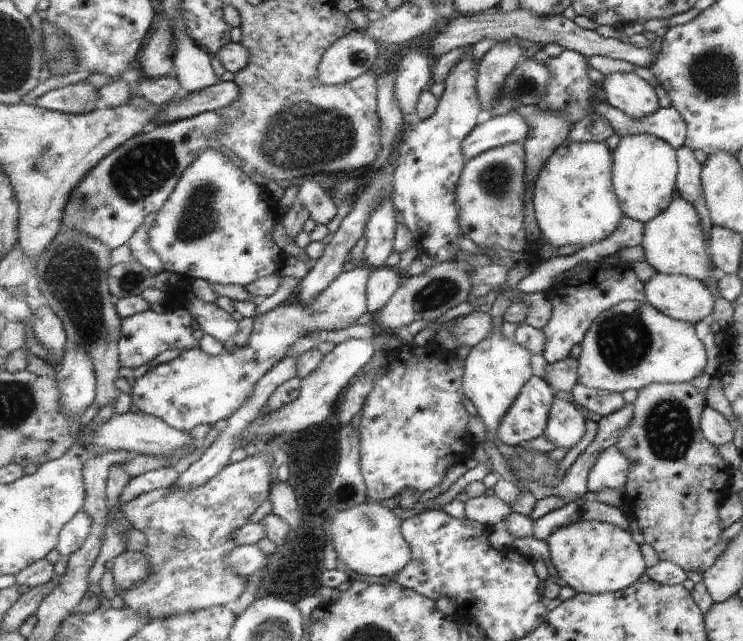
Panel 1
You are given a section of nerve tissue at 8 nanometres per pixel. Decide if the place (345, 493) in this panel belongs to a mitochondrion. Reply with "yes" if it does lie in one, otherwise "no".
yes

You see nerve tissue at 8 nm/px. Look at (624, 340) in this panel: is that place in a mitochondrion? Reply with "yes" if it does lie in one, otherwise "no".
yes

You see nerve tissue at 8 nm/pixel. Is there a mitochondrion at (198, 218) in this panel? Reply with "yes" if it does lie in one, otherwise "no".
yes

